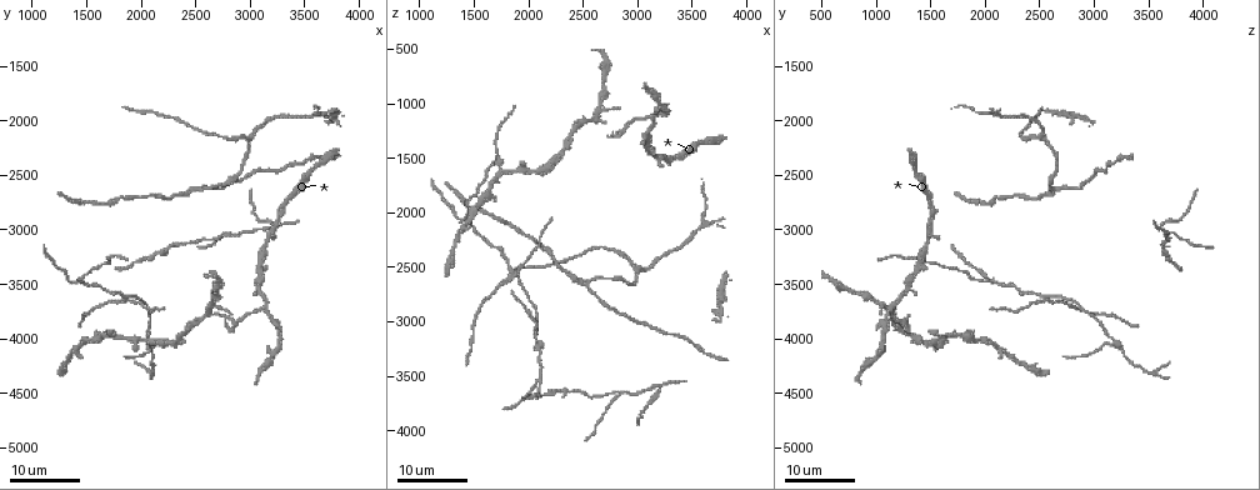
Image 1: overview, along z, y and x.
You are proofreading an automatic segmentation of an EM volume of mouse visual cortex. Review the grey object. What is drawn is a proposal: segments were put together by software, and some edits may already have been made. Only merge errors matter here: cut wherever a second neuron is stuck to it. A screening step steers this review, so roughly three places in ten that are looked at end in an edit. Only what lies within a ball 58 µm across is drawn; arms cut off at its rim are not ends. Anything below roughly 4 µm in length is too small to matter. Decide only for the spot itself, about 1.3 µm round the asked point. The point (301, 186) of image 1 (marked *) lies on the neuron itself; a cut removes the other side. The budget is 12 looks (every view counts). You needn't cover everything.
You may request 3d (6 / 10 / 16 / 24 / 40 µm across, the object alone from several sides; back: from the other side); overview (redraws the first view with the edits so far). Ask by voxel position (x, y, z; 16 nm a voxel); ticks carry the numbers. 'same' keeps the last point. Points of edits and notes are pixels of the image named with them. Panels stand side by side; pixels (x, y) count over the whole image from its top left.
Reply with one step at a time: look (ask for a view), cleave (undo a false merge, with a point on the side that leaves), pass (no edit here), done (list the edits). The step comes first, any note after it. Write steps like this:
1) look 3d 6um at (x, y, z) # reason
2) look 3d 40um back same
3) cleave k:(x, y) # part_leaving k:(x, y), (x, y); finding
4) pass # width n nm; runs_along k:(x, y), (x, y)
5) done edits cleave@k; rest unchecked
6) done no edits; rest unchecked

look 3d 24um at (2060, 4060, 3240) # branch point

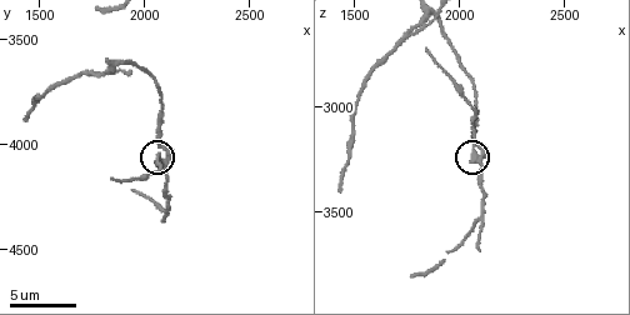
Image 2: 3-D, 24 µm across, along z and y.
look 3d 6um same # closer look

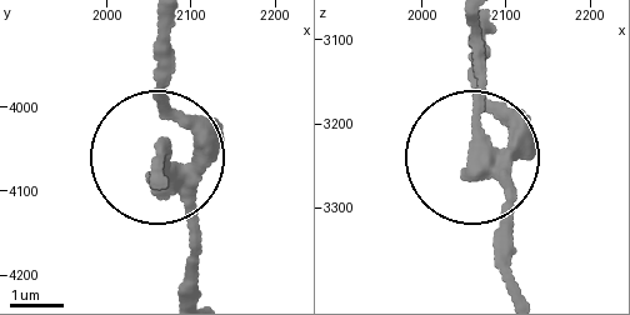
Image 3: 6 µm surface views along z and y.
look 3d 6um back at (2075, 4075, 3220)

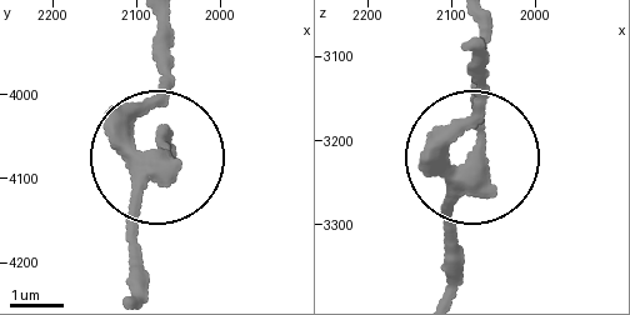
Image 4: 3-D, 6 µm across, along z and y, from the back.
cleave 4:(160, 146) # arms 3; a second neuron is stuck on

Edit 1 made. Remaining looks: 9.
look 3d 16um at (1870, 3650, 2580) # four arms meet

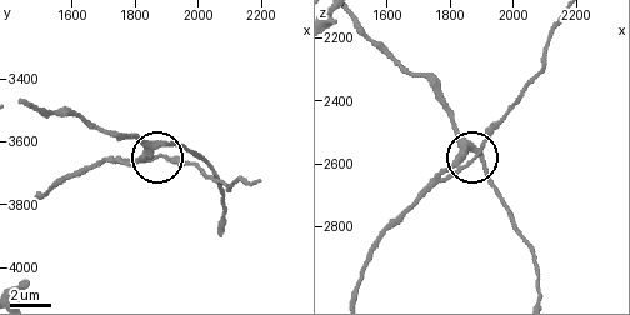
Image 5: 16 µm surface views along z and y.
cleave 5:(163, 155) # arms 4; part_leaving 5:(140, 163), (174, 158), (229, 188), (250, 183); a second neuron is stuck on

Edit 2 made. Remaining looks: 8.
look 3d 16um at (1420, 3500, 2060) # a fork

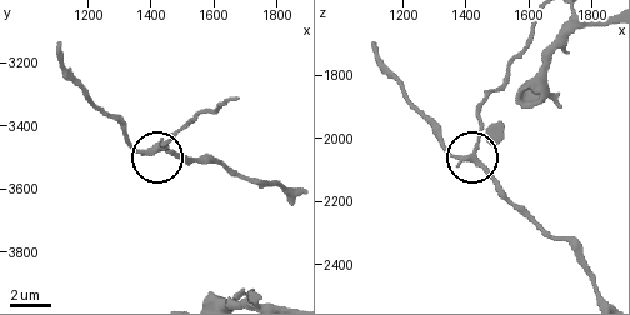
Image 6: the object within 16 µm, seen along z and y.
look 3d 10um at (1420, 3470, 2060)

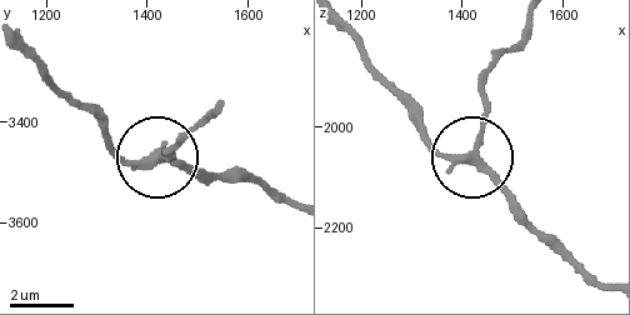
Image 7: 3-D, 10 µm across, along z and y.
cleave 7:(486, 110) # arms 3; part_leaving 7:(470, 154), (486, 76), (516, 44), (524, 20); a second neuron is stuck on

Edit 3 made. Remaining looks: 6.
look overview

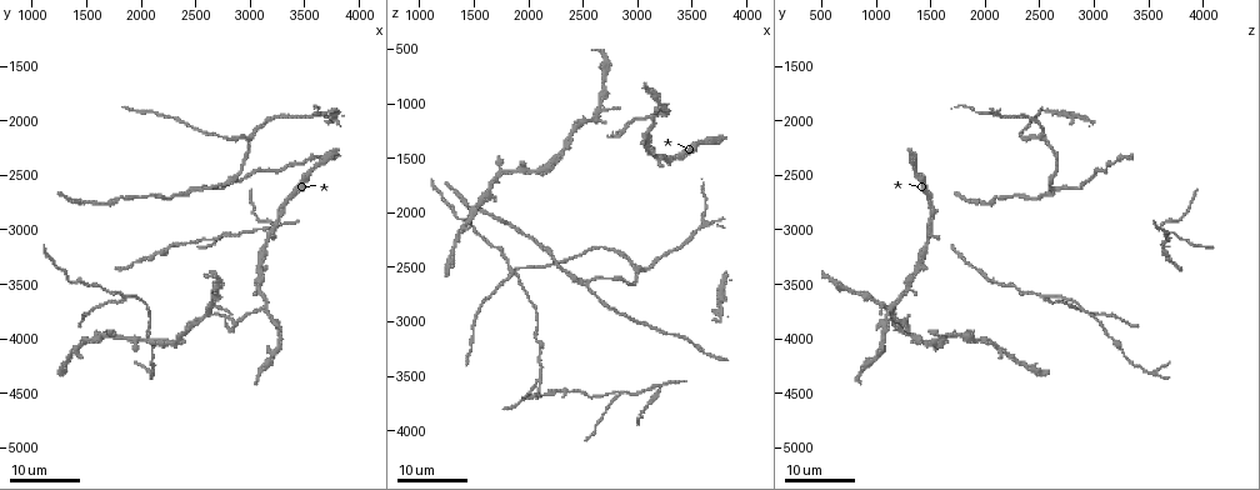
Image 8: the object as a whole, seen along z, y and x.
look 3d 16um at (2540, 2640, 2700) # arms part here

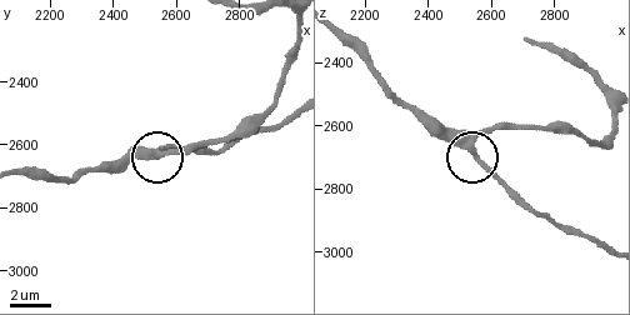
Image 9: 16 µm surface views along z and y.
look 3d 6um at (2530, 2640, 2670)

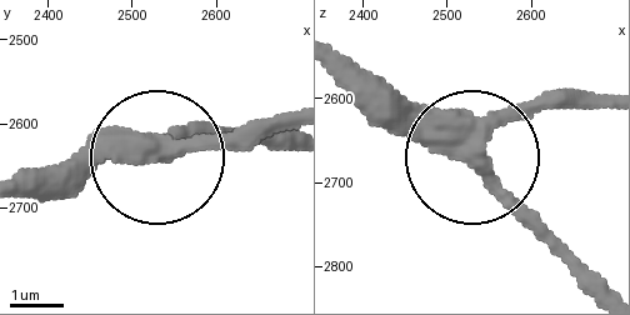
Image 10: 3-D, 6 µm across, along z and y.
pass # runs_along 10:(608, 101), (541, 101), (460, 151), (358, 65); all the same neuron

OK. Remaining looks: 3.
look 3d 16um at (3000, 2180, 2520)

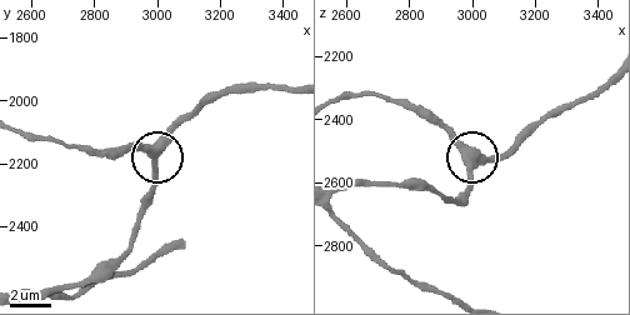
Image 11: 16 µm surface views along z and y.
look 3d 10um at (2990, 2170, 2530)

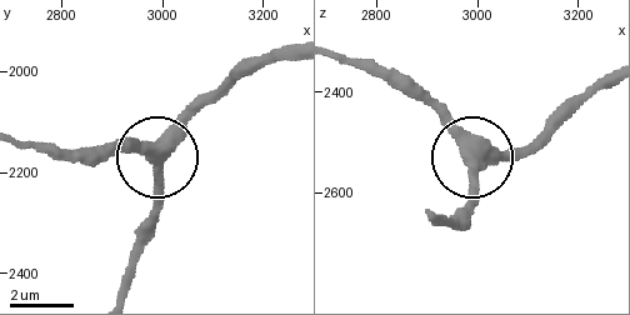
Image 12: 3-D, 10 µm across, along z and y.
look 3d 10um back at (2985, 2175, 2535)

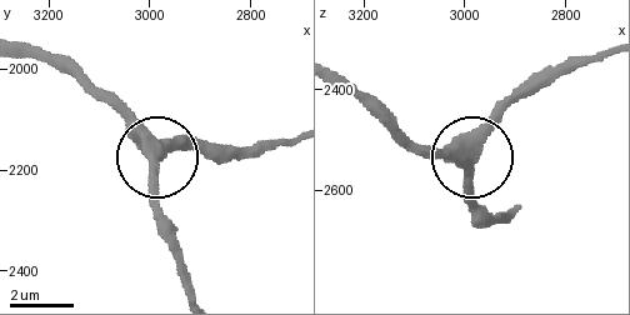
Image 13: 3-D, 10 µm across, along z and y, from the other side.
pass # arms 3; runs_along 13:(23, 54), (63, 61), (160, 159), (170, 150), (221, 150); continuous, no second neuron

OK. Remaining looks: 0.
done edits cleave@4, cleave@5, cleave@7; rest unchecked

